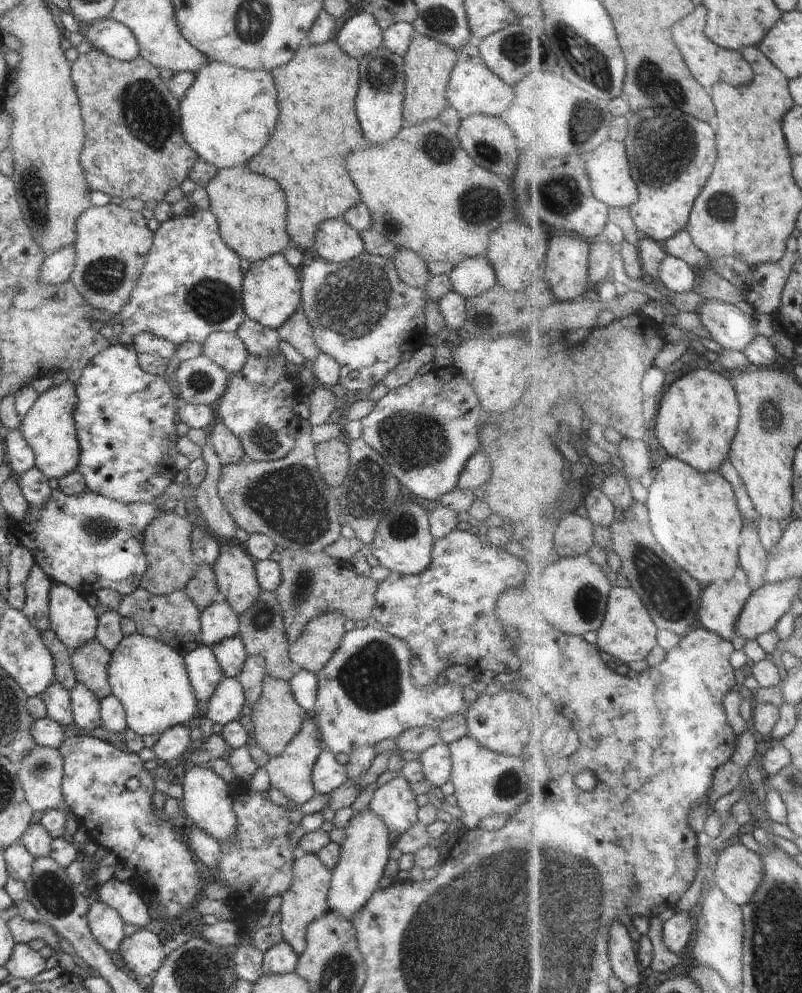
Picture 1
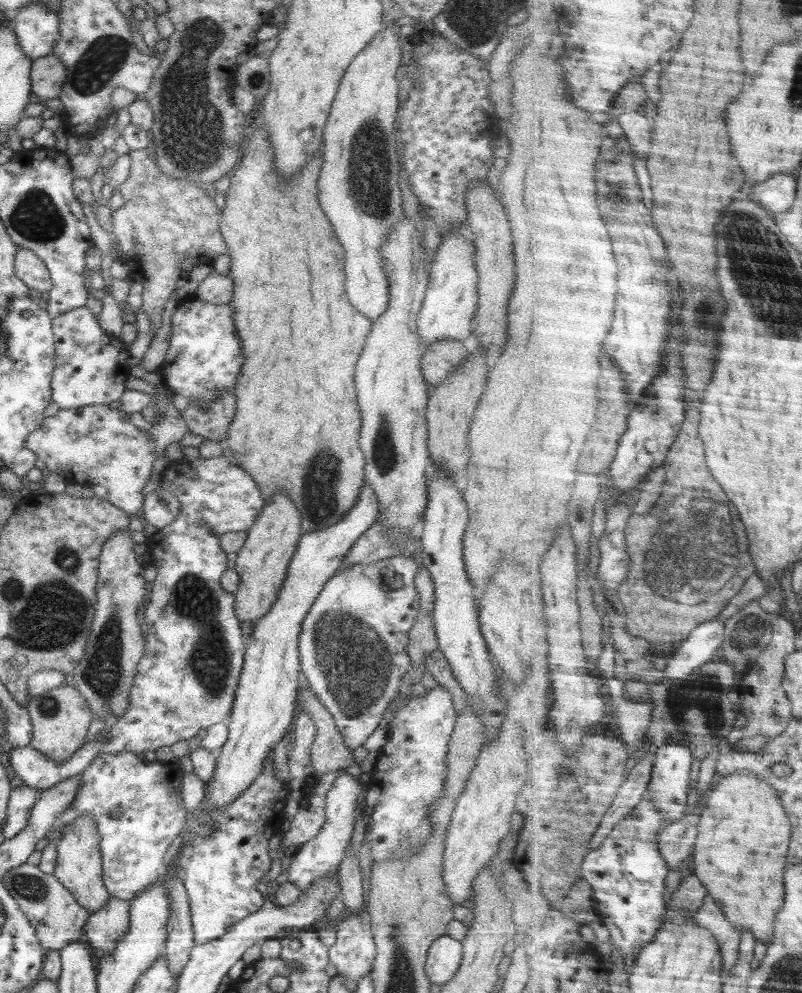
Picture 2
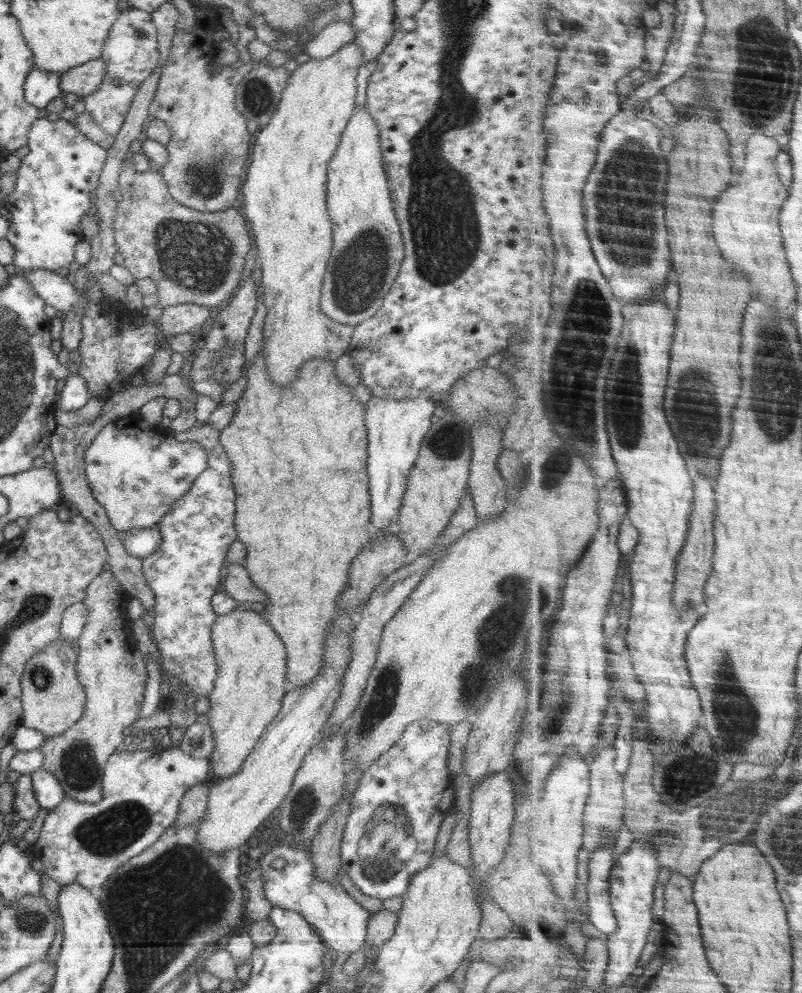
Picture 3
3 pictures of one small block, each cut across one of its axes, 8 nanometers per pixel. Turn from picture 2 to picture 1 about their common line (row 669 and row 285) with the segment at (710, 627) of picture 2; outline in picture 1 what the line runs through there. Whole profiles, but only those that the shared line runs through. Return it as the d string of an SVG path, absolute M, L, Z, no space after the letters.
M670 254L662 265L660 278L674 292L692 292L694 286L698 286L697 271L685 260Z

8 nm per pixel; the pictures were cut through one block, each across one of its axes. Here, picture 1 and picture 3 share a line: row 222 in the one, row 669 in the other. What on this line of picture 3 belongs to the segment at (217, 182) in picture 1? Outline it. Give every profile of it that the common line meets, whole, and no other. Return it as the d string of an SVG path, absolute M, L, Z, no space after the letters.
M234 610L228 614L217 615L211 626L211 641L218 670L213 689L208 696L212 707L208 712L209 725L212 727L215 742L209 762L212 762L212 772L216 778L228 778L238 772L240 765L256 746L265 728L276 718L281 709L281 700L288 690L287 652L285 644L268 621L252 610Z

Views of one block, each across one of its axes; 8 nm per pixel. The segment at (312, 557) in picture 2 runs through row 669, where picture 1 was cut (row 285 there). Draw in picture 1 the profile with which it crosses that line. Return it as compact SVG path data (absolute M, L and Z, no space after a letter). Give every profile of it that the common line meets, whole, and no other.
M282 253L256 261L243 272L242 298L246 317L266 328L277 329L286 323L301 308L301 296L300 271L290 266Z

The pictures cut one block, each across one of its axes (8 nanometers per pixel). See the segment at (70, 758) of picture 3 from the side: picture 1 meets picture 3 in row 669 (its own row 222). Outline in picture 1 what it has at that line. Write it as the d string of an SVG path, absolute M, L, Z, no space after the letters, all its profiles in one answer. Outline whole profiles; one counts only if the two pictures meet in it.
M112 203L91 206L76 220L76 262L70 282L93 309L114 315L128 304L153 243L153 232L148 229L147 221L142 213Z

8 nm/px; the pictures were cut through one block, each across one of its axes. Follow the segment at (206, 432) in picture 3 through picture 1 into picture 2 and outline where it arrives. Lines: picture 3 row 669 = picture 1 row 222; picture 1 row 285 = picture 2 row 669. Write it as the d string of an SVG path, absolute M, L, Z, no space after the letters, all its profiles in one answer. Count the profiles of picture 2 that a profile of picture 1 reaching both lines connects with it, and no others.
M224 455L217 456L216 458L194 458L189 460L184 457L181 460L172 461L166 467L160 475L160 481L158 481L158 487L172 492L174 496L180 501L181 508L180 514L176 516L176 520L170 524L170 526L164 526L164 528L158 531L161 536L161 542L154 545L150 552L153 558L153 563L156 565L156 579L153 581L152 591L148 597L146 604L146 610L144 610L144 624L147 626L148 634L145 634L144 656L140 659L138 666L136 666L136 676L134 676L134 682L132 682L132 688L130 688L130 703L128 704L128 710L124 710L122 717L118 718L116 724L113 724L110 730L102 731L100 739L98 736L92 739L90 742L83 743L82 746L76 750L72 757L65 761L56 761L46 756L39 750L33 749L32 746L22 746L22 748L10 747L9 761L14 769L15 774L22 779L23 784L34 788L34 790L48 790L52 786L56 786L58 782L66 780L66 778L73 778L80 776L86 767L90 765L98 753L134 753L141 754L144 750L156 751L162 747L171 747L178 741L190 741L191 738L196 736L198 730L201 728L207 729L216 723L223 723L225 718L228 718L234 704L236 696L236 689L238 688L240 674L242 674L244 656L245 656L245 644L244 636L242 635L242 628L240 627L240 620L236 618L236 611L234 605L234 596L230 592L224 590L220 586L220 581L224 571L231 567L230 561L226 558L227 552L221 550L219 544L220 535L225 532L247 532L254 526L256 522L256 516L259 516L260 510L264 508L265 500L263 499L262 492L259 487L256 486L256 482L252 480L252 476L248 475L246 471L239 466L236 466L224 457Z

